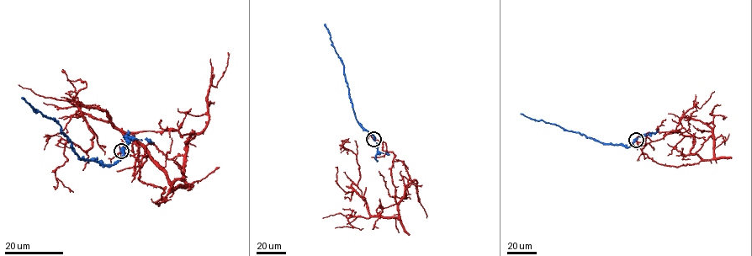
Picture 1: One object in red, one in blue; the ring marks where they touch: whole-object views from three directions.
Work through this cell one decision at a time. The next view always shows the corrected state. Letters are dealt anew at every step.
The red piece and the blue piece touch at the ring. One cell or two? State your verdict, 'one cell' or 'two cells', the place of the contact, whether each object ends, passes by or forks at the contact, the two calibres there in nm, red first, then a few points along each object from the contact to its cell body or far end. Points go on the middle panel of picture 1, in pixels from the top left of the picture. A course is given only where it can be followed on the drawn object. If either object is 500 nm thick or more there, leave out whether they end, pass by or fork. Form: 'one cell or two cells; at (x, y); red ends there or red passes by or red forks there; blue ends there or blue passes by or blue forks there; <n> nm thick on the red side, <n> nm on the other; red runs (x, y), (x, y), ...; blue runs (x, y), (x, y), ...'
two cells; at (373, 139); 400 nm thick on the red side, 750 nm on the other; red runs (373, 139), (394, 155), (398, 217), (373, 216), (352, 186), (359, 166), (341, 146), (350, 141); blue runs (373, 139), (356, 118), (344, 66), (324, 24)

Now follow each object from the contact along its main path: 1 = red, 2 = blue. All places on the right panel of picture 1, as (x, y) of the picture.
1: (636, 140), (648, 157), (680, 166), (712, 158), (713, 132), (681, 117), (662, 138), (645, 136), (638, 160)
2: (636, 140), (628, 146), (600, 142), (521, 113)

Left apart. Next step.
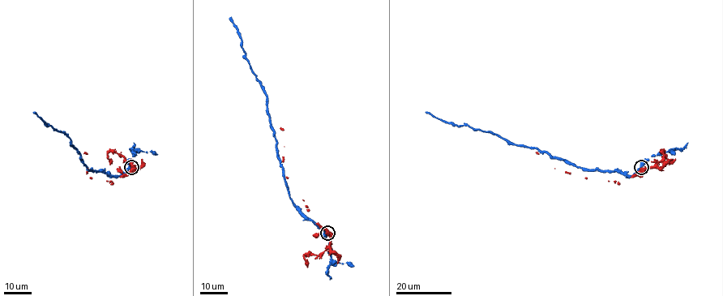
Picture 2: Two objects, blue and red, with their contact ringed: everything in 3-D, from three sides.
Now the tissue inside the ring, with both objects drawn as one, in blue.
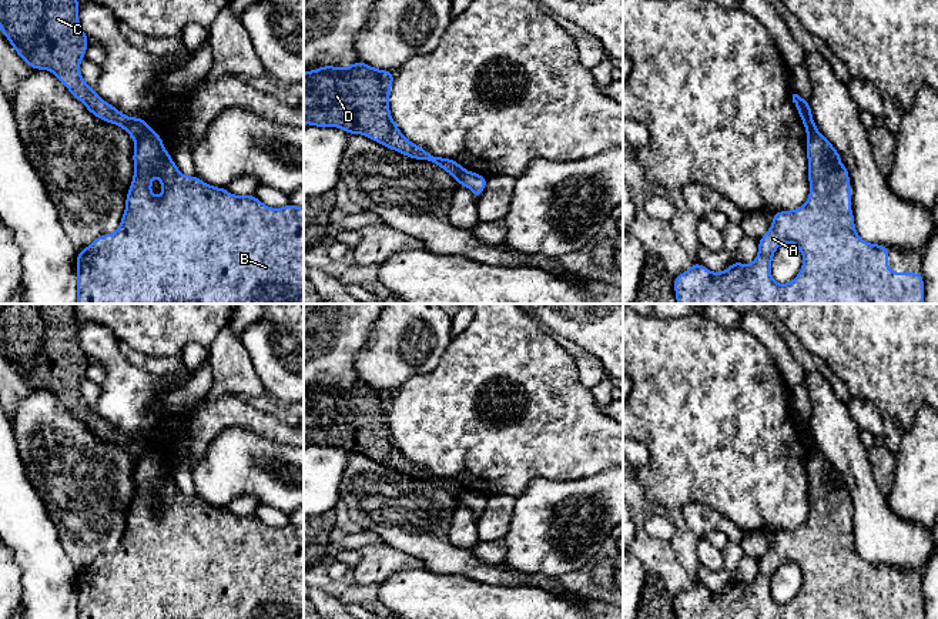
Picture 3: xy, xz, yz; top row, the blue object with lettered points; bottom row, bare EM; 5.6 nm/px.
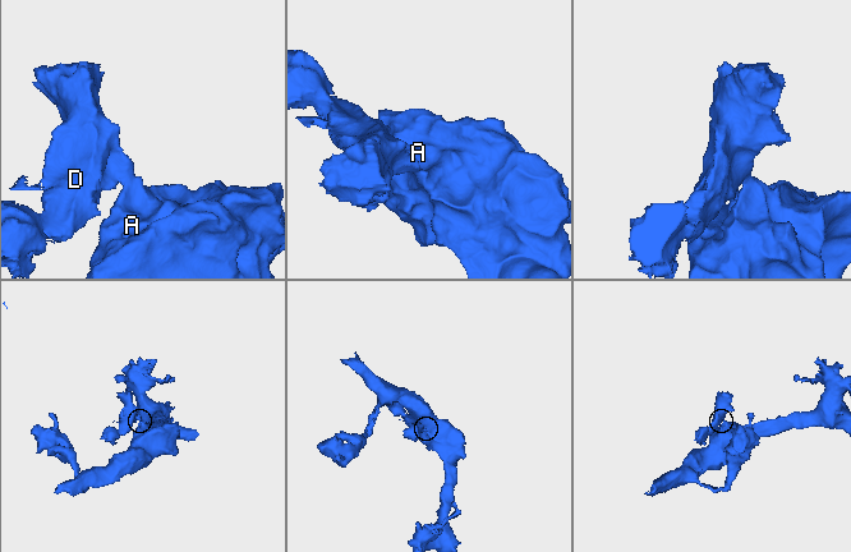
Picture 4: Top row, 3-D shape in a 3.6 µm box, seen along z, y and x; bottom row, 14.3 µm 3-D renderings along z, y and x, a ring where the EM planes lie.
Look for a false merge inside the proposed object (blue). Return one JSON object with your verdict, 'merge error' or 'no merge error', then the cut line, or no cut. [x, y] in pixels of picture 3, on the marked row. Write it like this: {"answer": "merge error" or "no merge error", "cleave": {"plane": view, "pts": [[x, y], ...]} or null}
{"answer": "merge error", "cleave": {"plane": "xy", "pts": [[150, 129], [136, 144]]}}

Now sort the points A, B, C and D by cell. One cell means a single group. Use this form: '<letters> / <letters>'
A B / C D

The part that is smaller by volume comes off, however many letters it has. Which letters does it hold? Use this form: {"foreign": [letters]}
{"foreign": ["C", "D"]}

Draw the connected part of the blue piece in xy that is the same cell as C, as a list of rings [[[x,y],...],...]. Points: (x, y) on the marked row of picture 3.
[[[0,0],[0,31],[33,70],[53,73],[93,116],[121,127],[137,144],[151,130],[150,124],[140,117],[124,116],[83,80],[80,61],[86,56],[88,37],[78,23],[78,7],[78,0]]]

